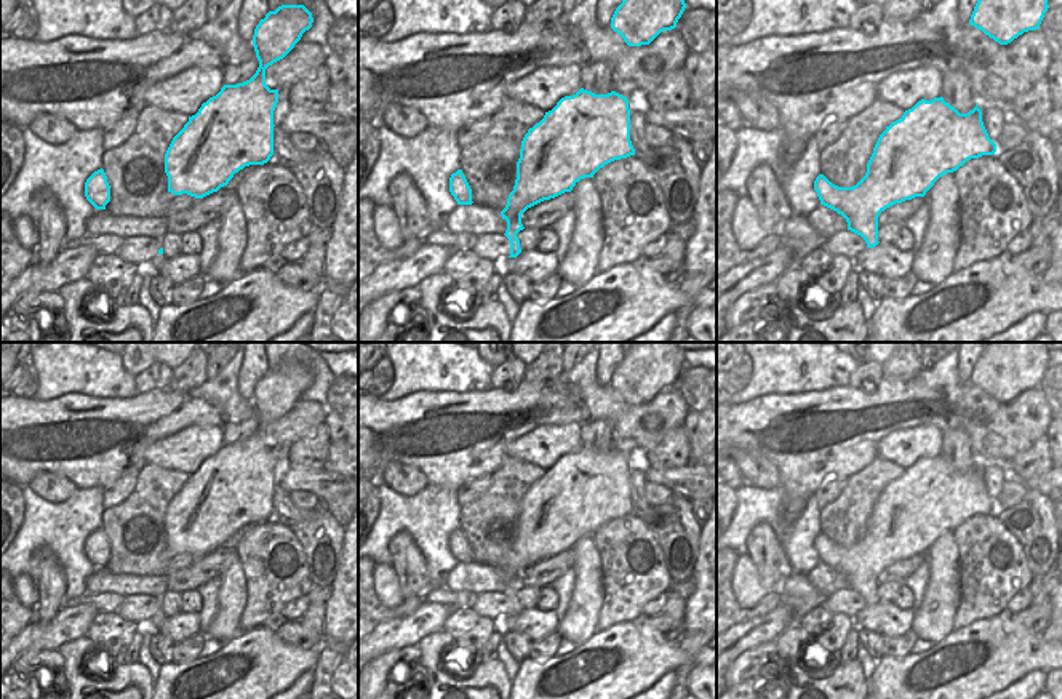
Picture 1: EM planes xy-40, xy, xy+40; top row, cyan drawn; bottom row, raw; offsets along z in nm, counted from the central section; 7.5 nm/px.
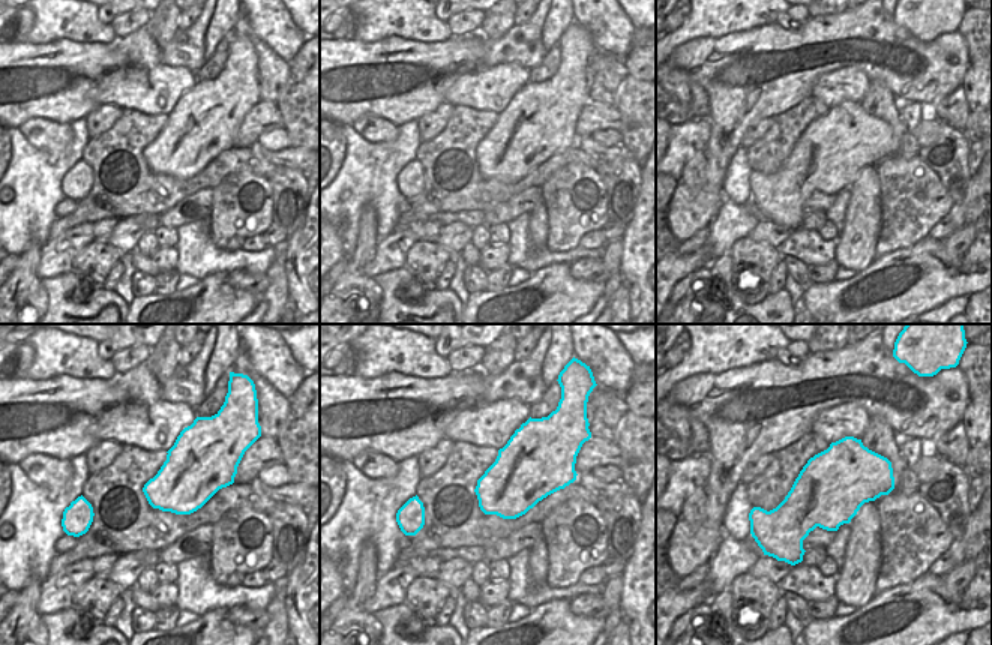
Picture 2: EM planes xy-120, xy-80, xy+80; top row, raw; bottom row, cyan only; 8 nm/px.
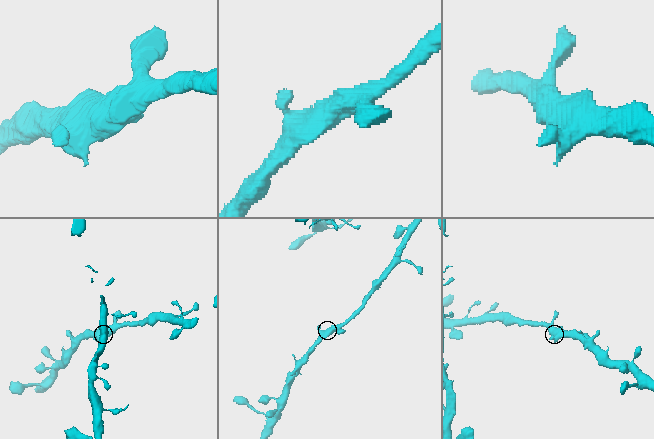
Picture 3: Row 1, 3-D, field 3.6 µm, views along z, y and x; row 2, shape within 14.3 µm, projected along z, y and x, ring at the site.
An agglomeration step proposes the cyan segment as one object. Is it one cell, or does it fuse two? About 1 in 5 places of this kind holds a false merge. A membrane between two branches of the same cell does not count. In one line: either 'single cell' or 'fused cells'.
single cell

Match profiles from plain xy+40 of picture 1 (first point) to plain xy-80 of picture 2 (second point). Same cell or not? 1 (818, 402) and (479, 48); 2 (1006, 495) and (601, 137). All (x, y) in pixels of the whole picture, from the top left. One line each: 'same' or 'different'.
1: same
2: same

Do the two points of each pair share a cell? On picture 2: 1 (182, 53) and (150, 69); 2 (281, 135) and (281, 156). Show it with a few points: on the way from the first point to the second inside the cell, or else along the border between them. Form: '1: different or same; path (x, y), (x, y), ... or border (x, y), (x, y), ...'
1: different; border (159, 48), (165, 63), (192, 72)
2: different; border (257, 141), (270, 150), (290, 147)

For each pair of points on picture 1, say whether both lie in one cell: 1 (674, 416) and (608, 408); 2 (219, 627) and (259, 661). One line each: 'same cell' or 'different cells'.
1: same cell
2: different cells

